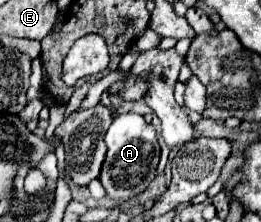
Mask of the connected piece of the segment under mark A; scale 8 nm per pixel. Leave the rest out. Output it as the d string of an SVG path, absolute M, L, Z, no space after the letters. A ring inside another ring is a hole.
M134 112L116 114L114 122L110 124L106 132L106 146L108 146L108 154L102 166L100 182L106 188L108 198L124 202L124 200L140 196L154 180L156 166L160 160L160 146L156 140L154 126L148 124L144 116L134 114Z

